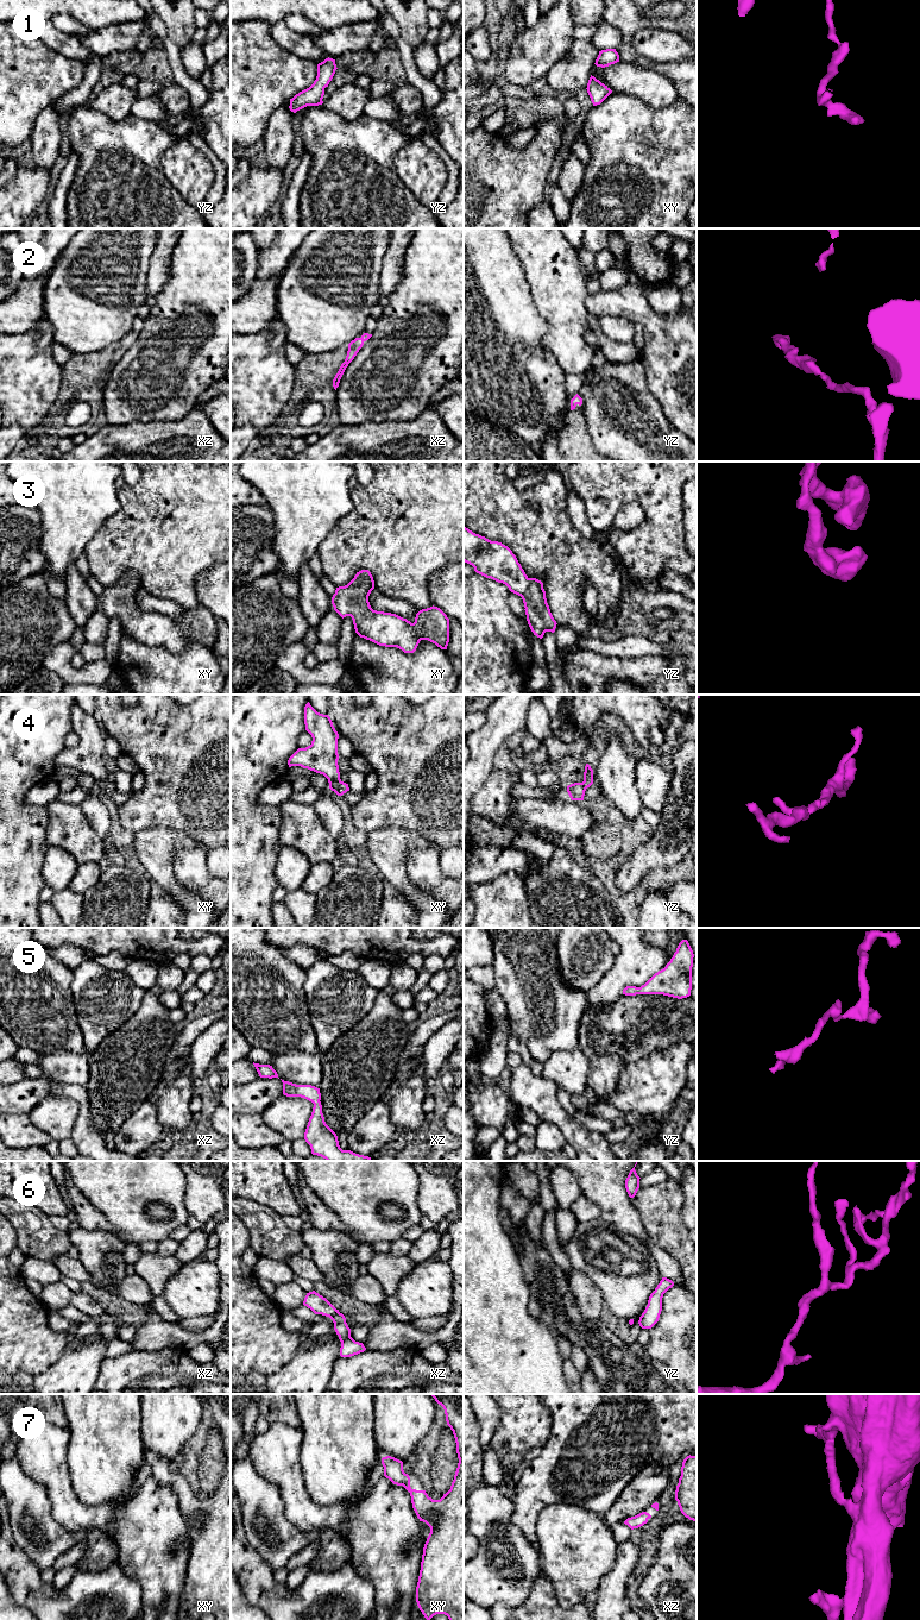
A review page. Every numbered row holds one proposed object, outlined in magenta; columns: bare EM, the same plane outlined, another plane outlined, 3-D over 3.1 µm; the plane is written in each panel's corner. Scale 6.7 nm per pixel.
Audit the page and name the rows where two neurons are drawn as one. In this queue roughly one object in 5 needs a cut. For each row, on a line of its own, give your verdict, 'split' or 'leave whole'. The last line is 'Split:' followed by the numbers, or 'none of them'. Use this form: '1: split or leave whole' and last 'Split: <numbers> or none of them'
1: leave whole
2: leave whole
3: leave whole
4: leave whole
5: leave whole
6: leave whole
7: leave whole
Split: none of them

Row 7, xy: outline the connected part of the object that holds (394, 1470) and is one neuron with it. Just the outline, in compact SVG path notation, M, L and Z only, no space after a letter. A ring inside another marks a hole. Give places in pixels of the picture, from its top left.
M464 1394L430 1395L443 1407L447 1425L453 1431L456 1443L459 1463L450 1489L440 1500L433 1500L426 1490L410 1487L410 1477L404 1473L402 1461L386 1456L382 1458L382 1464L384 1476L410 1493L417 1518L430 1527L416 1587L416 1602L420 1610L427 1620L436 1614L445 1614L449 1620L464 1620Z

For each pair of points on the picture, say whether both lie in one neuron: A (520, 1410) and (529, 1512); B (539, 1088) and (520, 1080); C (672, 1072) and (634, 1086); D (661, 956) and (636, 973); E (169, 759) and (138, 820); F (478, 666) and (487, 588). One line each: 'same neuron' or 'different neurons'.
A: different neurons
B: same neuron
C: same neuron
D: same neuron
E: same neuron
F: same neuron

